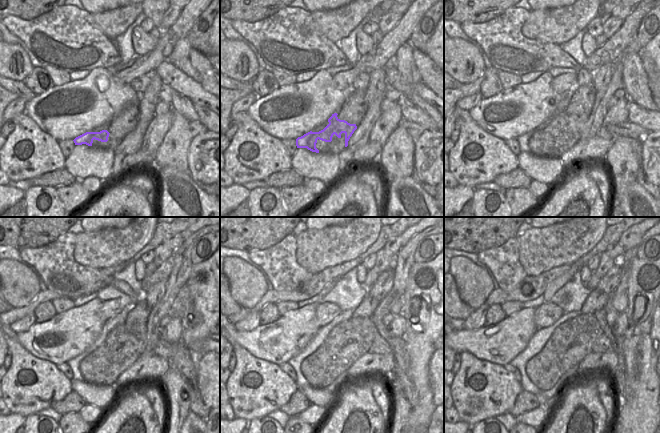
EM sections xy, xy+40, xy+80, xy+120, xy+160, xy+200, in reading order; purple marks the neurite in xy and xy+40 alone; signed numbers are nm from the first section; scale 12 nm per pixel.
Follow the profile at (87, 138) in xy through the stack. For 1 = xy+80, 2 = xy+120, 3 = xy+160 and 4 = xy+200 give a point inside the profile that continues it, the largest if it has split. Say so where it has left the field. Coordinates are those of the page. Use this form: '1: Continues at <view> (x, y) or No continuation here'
1: Continues at xy+80 (563, 123)
2: Continues at xy+120 (120, 342)
3: Continues at xy+160 (357, 333)
4: Continues at xy+200 (580, 333)

